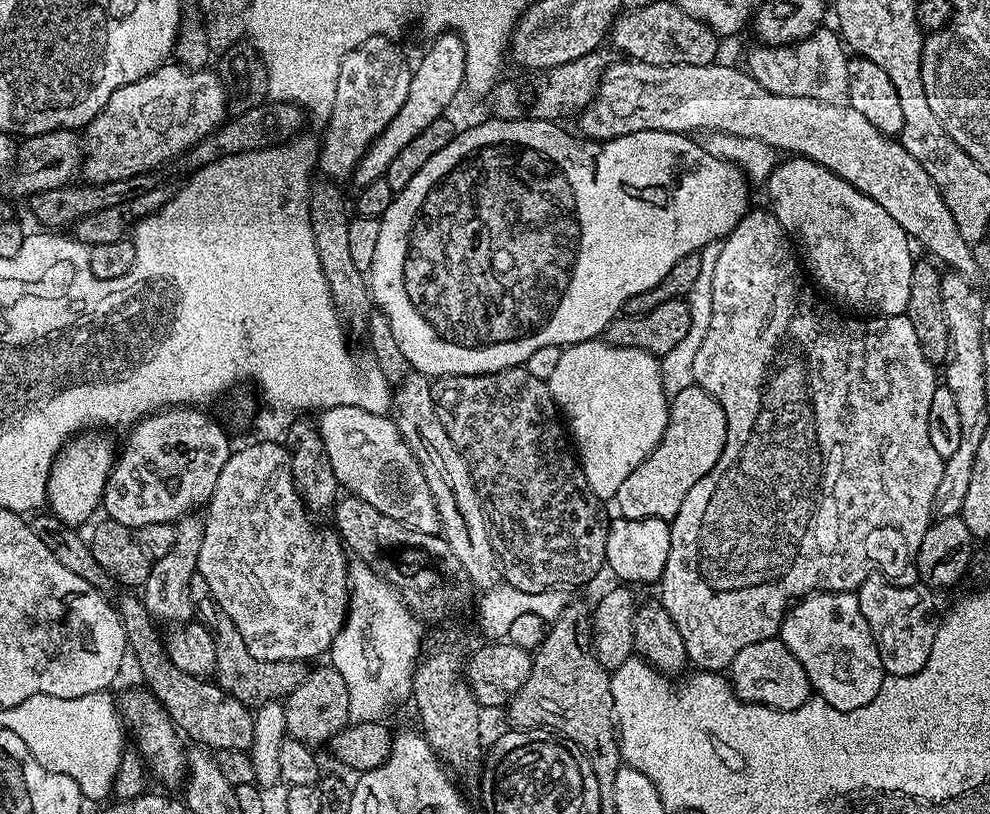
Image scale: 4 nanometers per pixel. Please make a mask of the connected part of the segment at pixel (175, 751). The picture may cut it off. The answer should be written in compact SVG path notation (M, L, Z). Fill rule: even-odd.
M132 690L122 698L119 697L118 707L123 723L127 731L136 739L135 751L147 765L147 771L153 777L155 775L168 788L176 788L185 783L188 774L189 753L184 753L185 737L182 735L176 723L168 717L168 712L160 705L159 700L152 695L151 691Z

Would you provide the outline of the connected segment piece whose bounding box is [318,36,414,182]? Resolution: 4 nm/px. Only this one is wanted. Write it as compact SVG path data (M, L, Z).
M375 36L362 42L342 62L334 106L326 121L328 129L324 141L321 139L318 144L319 171L333 182L347 181L353 175L360 159L406 101L414 68L411 63L408 65L396 42L386 36Z

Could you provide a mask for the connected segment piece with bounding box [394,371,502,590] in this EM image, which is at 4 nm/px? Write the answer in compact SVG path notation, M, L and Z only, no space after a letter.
M409 371L408 375L400 381L394 392L394 419L402 438L408 443L408 448L418 458L422 466L422 474L426 478L426 486L430 486L430 494L436 503L436 509L440 515L440 532L444 541L454 550L454 556L458 562L462 562L462 570L466 570L468 579L480 590L491 590L501 583L502 565L498 559L498 548L494 543L494 532L490 527L490 521L486 515L482 497L476 491L476 483L472 481L472 475L464 456L456 449L448 431L444 429L444 421L438 411L438 400L434 395L434 388L430 385L429 377L422 376L418 372Z

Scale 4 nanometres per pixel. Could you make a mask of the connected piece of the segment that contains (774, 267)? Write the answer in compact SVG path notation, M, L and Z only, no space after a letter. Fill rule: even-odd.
M750 210L719 248L720 253L712 260L714 314L710 314L710 330L706 330L706 338L702 338L702 347L694 358L694 381L715 398L726 414L726 446L714 470L694 482L690 494L686 494L682 502L682 510L678 510L670 522L670 558L666 558L666 570L658 581L659 603L670 614L674 626L678 626L688 660L706 672L727 669L738 650L754 646L754 642L773 639L779 633L780 623L790 605L817 590L856 592L862 581L873 574L902 586L917 583L916 555L934 519L932 503L934 494L938 494L938 481L942 478L945 462L938 450L934 450L930 429L926 427L926 421L930 419L930 402L938 387L938 372L922 354L918 334L914 334L914 326L910 326L907 314L857 318L852 314L839 316L834 309L827 308L816 297L817 289L804 281L805 273L801 261L800 264L796 261L793 241L770 210Z

